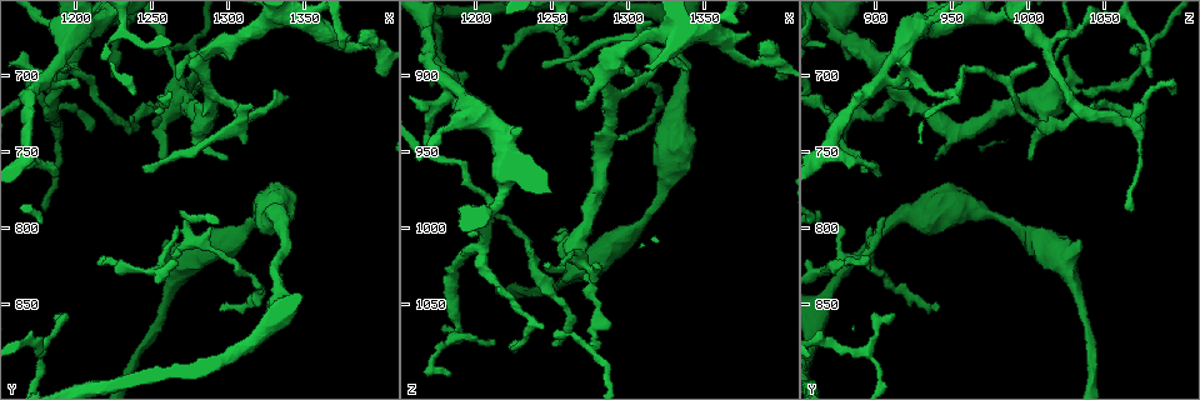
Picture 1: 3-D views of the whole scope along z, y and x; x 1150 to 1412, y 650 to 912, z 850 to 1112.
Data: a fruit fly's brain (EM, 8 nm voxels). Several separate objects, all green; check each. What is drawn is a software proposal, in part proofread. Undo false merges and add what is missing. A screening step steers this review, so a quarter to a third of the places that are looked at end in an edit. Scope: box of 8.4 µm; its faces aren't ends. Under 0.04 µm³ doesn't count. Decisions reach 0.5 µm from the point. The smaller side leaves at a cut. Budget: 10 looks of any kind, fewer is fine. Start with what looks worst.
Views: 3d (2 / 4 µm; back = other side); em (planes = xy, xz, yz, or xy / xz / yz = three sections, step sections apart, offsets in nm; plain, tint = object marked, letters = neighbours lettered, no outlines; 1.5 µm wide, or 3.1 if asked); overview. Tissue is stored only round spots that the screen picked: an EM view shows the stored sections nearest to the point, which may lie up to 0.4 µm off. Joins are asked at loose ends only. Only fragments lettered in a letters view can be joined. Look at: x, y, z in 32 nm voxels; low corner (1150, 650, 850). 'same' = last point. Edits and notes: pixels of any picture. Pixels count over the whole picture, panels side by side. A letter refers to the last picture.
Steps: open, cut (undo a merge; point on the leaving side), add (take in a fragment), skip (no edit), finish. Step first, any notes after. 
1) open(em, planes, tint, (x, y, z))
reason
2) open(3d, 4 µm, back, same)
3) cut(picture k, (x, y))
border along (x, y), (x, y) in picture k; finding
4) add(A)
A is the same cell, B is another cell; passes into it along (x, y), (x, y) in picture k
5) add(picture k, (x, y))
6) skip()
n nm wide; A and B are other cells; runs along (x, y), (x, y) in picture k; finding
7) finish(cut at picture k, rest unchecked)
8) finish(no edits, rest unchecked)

open(3d, 4 µm, (1276, 792, 906))
tapers out

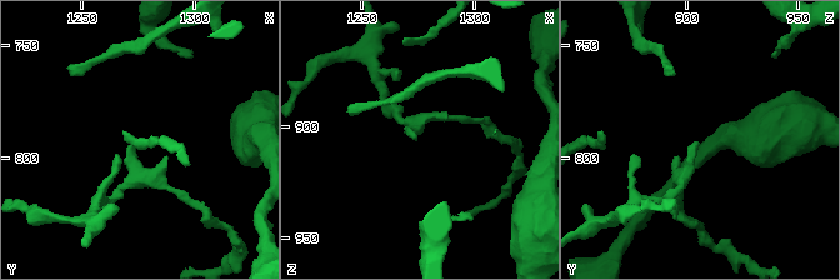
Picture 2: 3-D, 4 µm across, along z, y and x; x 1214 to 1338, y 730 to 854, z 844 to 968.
open(em, planes, letters, (1276, 793, 904))
shape alone is not enough

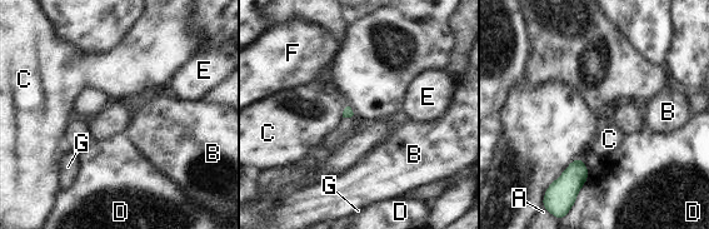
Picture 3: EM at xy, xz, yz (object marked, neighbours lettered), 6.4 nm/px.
skip()
A, B, C, D, E, F and G are other cells; none of them fits

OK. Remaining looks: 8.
open(3d, 4 µm, (1188, 764, 902))
free end

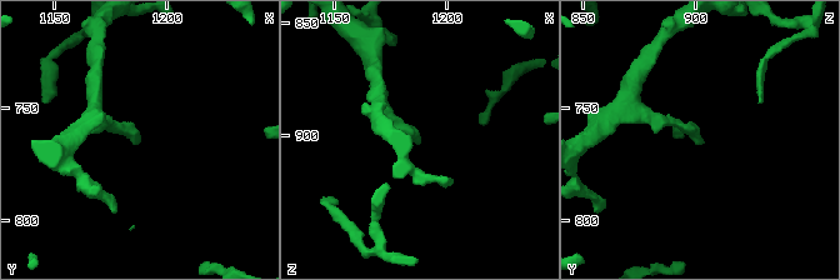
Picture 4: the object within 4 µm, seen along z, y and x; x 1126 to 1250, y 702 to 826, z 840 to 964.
open(em, yz, step 4, letters, (1186, 766, 903))

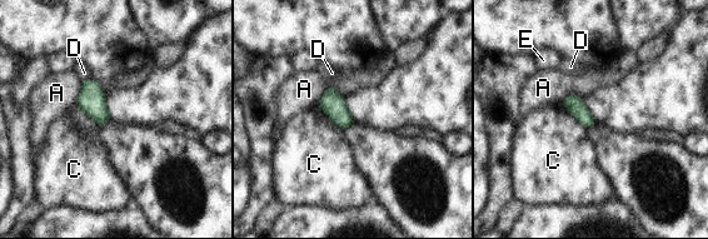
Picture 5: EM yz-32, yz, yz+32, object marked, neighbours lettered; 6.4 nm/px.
skip()
A, C, D and E are other cells; border along (562, 100), (563, 105), (588, 129) in picture 5; no lettered fragment goes on from it

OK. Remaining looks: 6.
open(em, yz, step 4, tint, (1248, 732, 1076))
long arm stops here

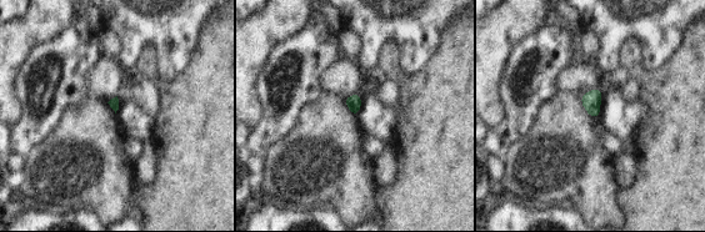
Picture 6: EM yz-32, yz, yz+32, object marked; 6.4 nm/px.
open(em, xz, step 8, letters, same)

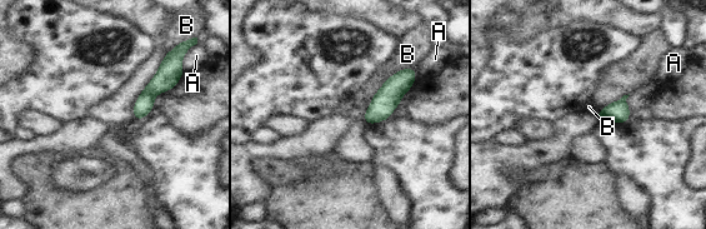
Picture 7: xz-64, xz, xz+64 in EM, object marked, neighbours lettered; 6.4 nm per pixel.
skip()
A and B are other cells; runs along (161, 71), (138, 117) in picture 7; none of them fits

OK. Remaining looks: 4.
open(3d, 4 µm, (1188, 730, 1070))
sharp bend

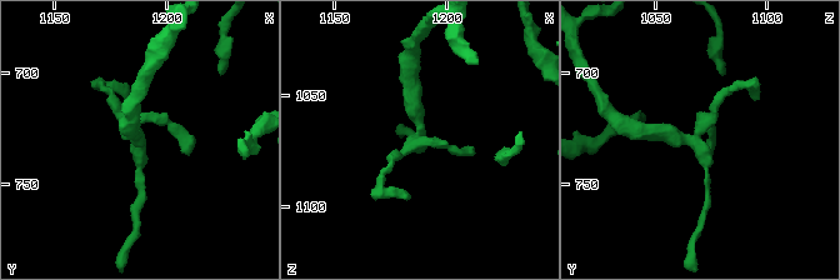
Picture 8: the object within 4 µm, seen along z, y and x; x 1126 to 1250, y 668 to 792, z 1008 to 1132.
open(em, planes, tint, (1188, 730, 1068))
shape alone is not enough

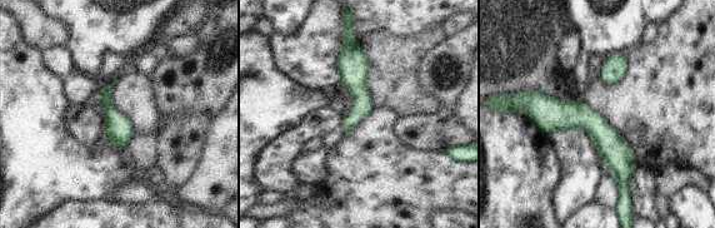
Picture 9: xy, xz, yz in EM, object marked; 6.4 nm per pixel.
open(em, planes, letters, same)
see the neighbours

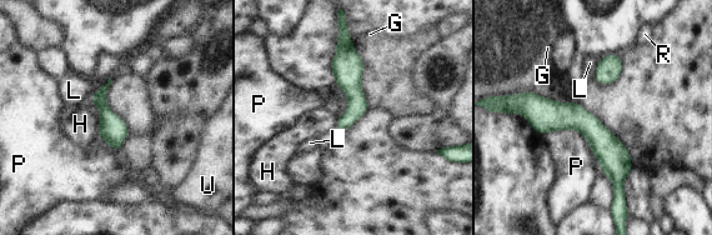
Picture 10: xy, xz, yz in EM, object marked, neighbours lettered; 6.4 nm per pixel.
skip()
G, H, L, P, R and U are other cells; continuous, no second neuron

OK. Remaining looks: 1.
finish(no edits, rest unchecked)

